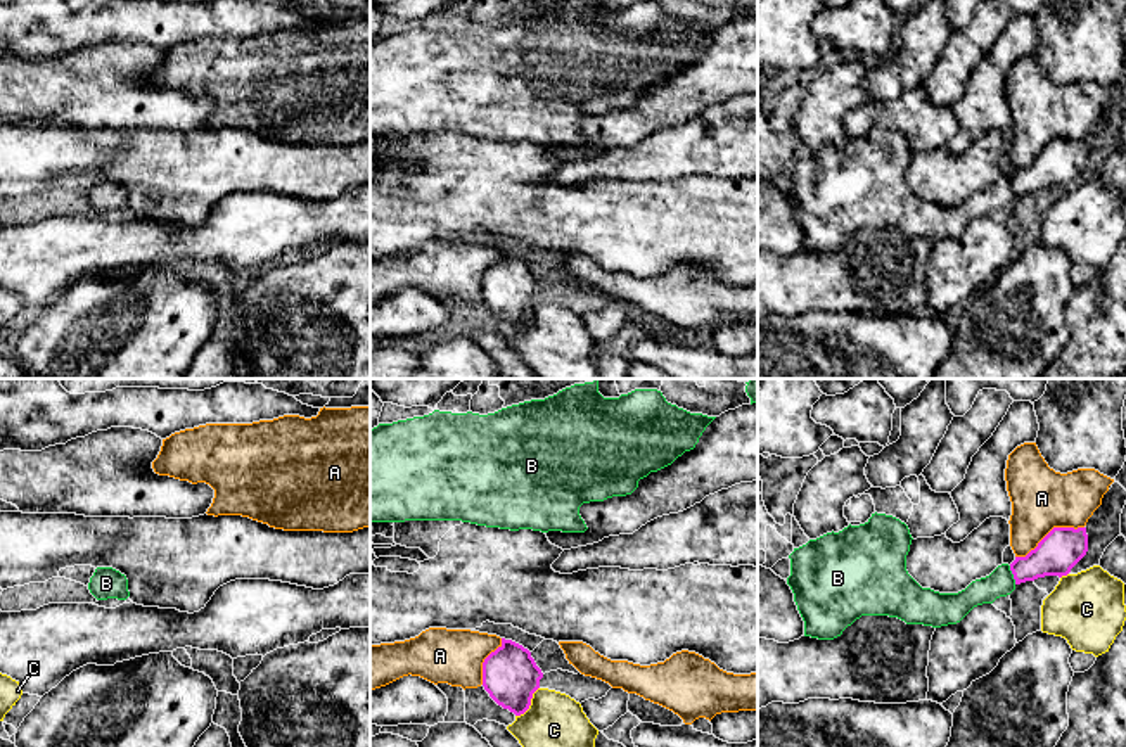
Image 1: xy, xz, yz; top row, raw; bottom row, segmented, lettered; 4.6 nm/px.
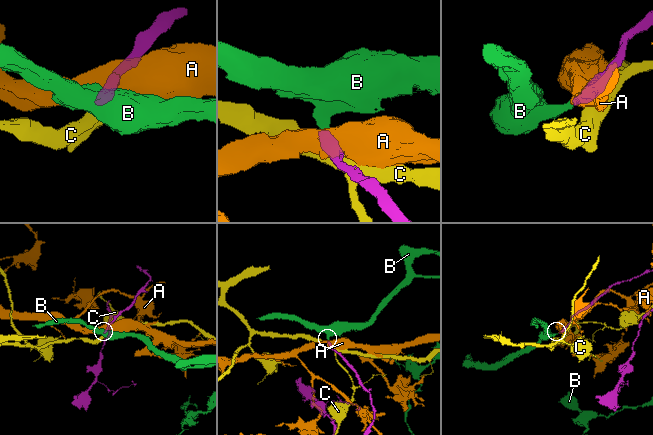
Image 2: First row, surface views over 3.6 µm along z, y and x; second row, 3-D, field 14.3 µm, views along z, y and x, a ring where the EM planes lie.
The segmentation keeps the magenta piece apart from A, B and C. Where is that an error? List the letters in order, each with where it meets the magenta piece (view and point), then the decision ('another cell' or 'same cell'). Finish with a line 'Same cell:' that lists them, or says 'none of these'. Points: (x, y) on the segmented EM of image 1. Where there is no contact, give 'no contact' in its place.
A: contact yz (1049, 533); another cell
B: contact yz (1012, 573); same cell
C: contact xz (530, 704); another cell
Same cell: B

